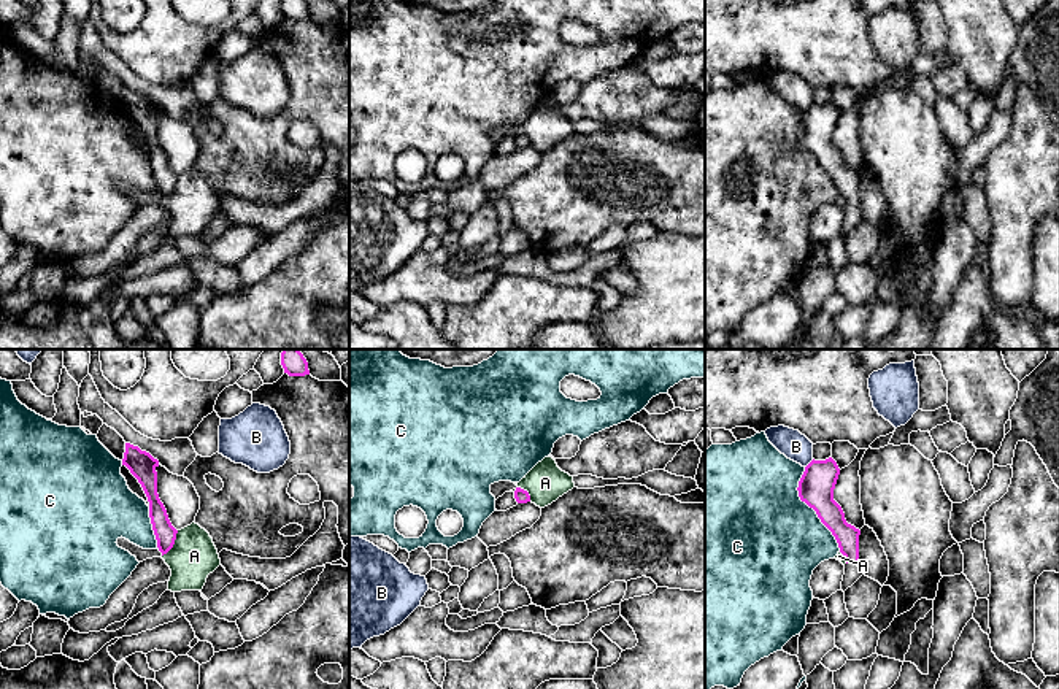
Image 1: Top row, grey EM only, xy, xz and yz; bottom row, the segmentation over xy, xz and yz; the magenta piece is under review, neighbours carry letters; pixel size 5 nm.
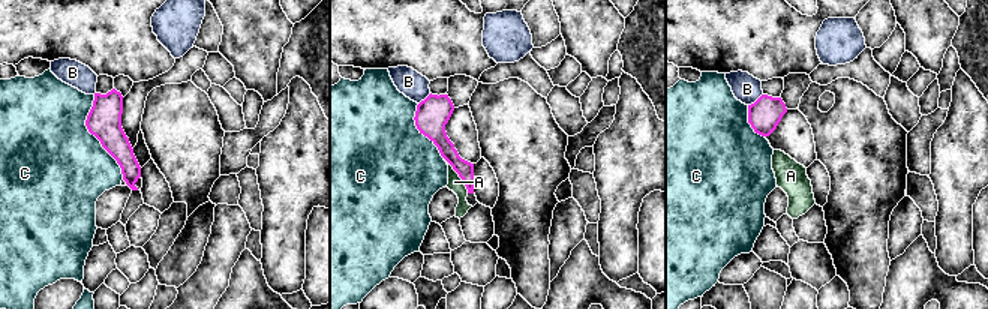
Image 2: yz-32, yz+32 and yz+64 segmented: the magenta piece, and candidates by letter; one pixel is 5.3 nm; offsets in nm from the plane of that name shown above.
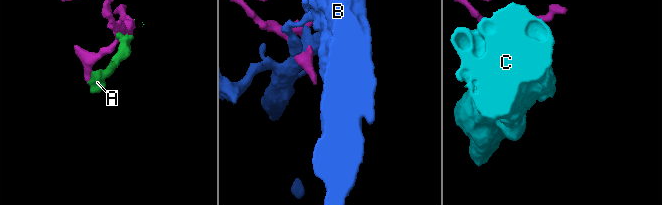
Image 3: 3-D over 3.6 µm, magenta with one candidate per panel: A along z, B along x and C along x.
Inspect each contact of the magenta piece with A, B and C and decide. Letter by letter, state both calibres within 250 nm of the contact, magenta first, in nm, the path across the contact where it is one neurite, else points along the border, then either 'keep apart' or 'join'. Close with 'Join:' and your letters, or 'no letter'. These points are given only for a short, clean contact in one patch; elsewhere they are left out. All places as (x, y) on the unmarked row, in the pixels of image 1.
A: calibres 110 and 240 nm; keep apart
B: calibres 180 and 140 nm; keep apart
C: calibres 180 and 480 nm; keep apart
Join: no letter

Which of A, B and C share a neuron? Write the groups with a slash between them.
A / B / C

